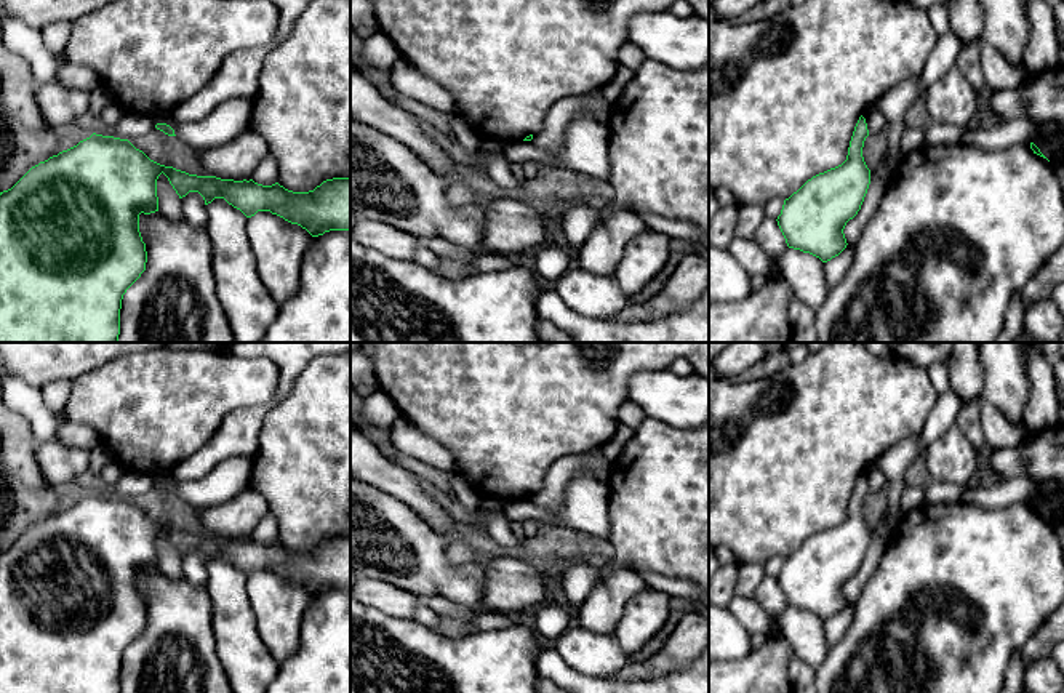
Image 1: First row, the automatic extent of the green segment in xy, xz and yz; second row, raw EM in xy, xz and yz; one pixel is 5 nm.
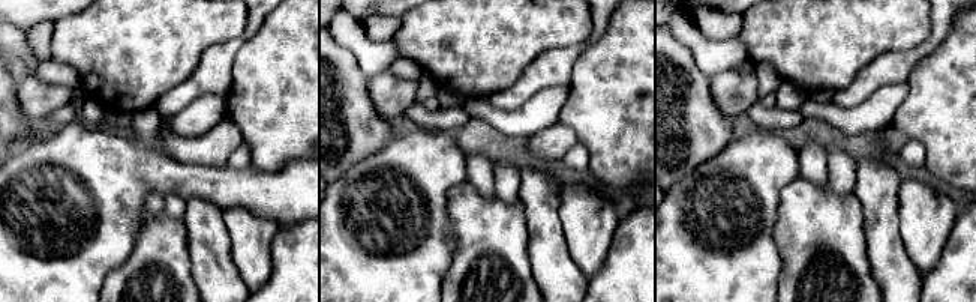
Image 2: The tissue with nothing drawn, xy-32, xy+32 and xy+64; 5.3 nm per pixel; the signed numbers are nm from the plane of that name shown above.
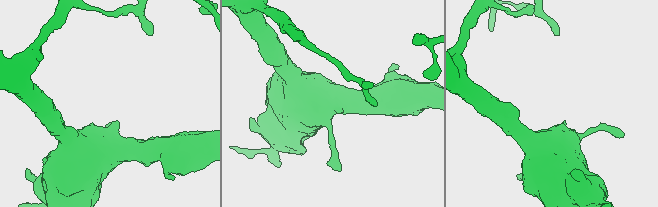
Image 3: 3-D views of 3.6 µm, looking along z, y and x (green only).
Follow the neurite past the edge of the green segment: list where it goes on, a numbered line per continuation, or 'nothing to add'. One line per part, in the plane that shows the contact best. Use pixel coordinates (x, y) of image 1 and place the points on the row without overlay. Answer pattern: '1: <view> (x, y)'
nothing to add

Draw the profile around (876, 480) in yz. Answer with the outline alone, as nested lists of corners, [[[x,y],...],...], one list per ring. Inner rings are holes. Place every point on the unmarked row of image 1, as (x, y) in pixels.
[[[877,466],[866,475],[866,482],[869,493],[877,493],[888,487],[885,474]]]

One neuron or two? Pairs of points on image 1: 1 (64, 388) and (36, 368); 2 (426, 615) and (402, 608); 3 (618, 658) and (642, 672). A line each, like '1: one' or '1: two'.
1: two
2: two
3: two

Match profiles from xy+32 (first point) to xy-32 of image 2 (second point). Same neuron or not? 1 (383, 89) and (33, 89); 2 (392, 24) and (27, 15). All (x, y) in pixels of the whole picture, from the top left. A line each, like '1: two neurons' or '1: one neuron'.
1: one neuron
2: two neurons

